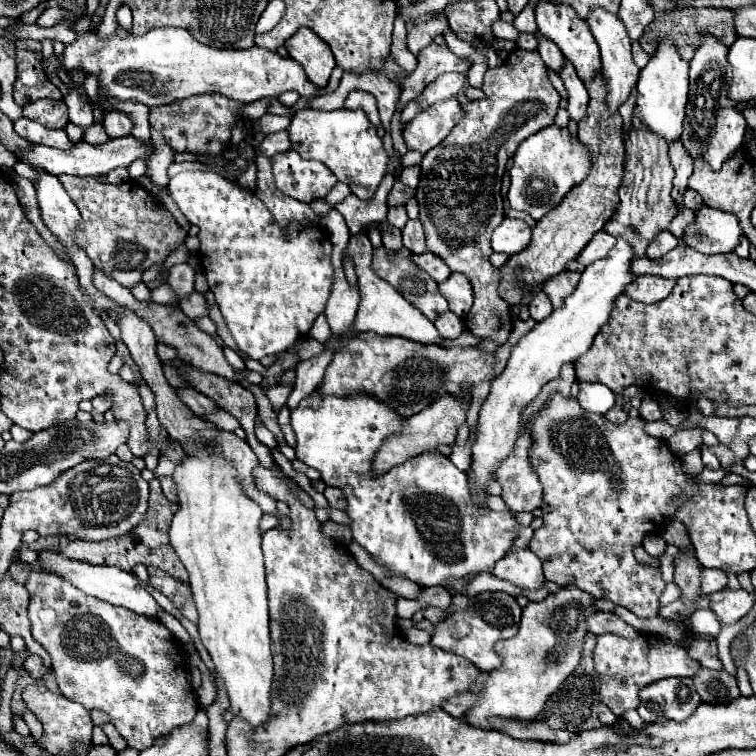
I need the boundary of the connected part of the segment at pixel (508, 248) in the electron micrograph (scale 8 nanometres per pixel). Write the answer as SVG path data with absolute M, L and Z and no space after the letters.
M506 217L492 233L492 249L498 253L514 255L526 249L530 237L532 237L532 229L524 221Z

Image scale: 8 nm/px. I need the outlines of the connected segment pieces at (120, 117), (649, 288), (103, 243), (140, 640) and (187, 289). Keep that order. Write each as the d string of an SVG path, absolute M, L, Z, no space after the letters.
M120 111L106 113L102 125L104 125L106 135L110 139L118 139L118 137L130 135L130 131L132 131L132 119L126 113L120 113Z
M644 275L644 277L636 277L626 287L626 295L634 301L640 301L640 303L658 303L672 291L674 283L676 281L670 281L664 277Z
M60 175L58 179L80 211L74 243L86 251L94 261L94 267L102 269L110 279L128 289L142 281L142 273L146 269L162 263L164 257L168 257L186 239L186 231L178 225L172 213L136 181L110 185L96 177Z
M30 569L26 589L30 593L28 617L32 623L32 637L50 653L58 689L64 697L82 703L86 709L106 711L112 725L126 739L128 747L144 751L156 741L156 737L166 735L174 727L190 723L196 717L198 699L186 679L188 661L180 653L172 633L162 623L158 625L144 615L136 615L124 607L88 597L74 589L74 585L66 579L46 571Z
M188 263L174 265L168 271L168 285L176 293L176 301L182 301L194 291L194 269Z

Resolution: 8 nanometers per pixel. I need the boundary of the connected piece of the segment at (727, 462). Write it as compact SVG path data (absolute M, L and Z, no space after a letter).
M718 444L710 448L716 453L724 471L726 471L726 473L730 473L730 465L734 465L734 453L730 453L730 449L728 449L726 445L722 444Z

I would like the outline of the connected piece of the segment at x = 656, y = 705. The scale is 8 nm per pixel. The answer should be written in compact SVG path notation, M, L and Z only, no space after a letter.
M668 677L662 681L654 681L650 685L646 685L646 689L640 689L640 705L638 705L638 713L646 723L656 723L656 721L684 721L688 715L694 713L694 709L700 705L700 697L694 689L692 679L688 677Z

